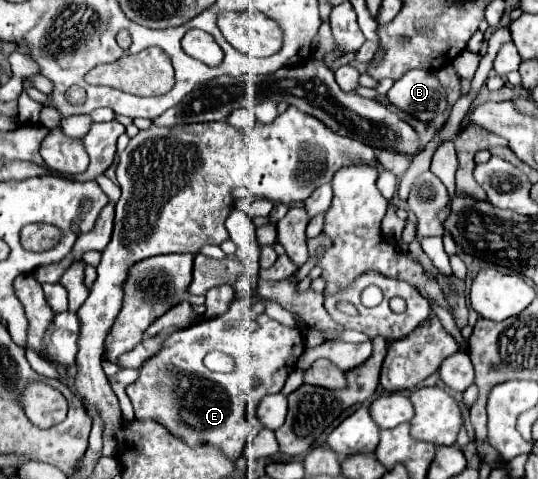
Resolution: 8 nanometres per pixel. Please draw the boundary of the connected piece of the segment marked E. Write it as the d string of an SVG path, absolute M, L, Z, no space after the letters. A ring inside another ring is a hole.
M234 300L224 315L218 315L214 319L202 319L194 323L194 327L172 333L164 341L162 349L142 365L138 381L128 385L126 393L134 405L136 419L158 421L172 433L178 433L178 437L184 437L184 441L188 441L190 445L212 443L228 453L232 459L238 459L244 451L246 441L252 435L246 421L246 405L256 414L256 409L265 395L280 393L288 379L288 373L296 367L302 351L302 335L296 329L288 329L278 321L270 319L263 302L253 303L249 307L244 301Z

